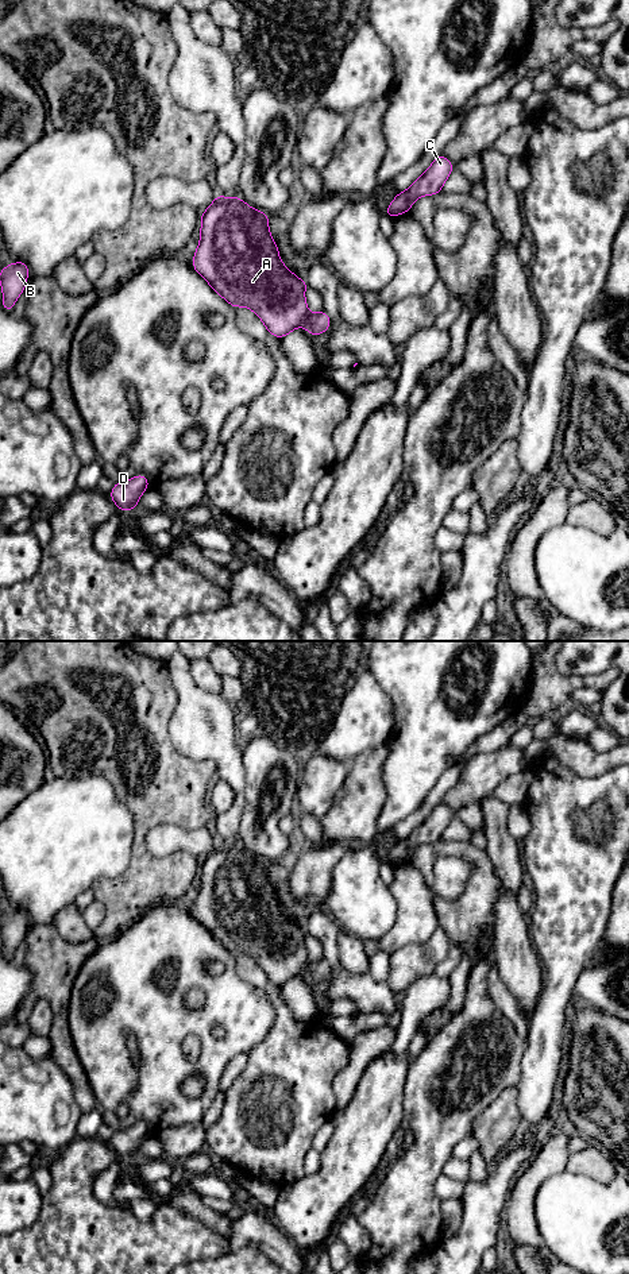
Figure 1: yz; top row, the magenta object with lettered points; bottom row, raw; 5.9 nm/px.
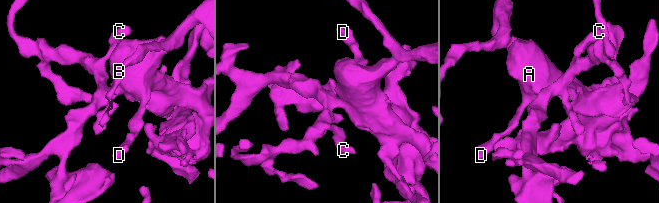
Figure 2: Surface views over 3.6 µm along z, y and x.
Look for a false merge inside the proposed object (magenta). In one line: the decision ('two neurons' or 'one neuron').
one neuron

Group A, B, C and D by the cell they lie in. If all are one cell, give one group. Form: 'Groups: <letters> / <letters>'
Groups: A B C D

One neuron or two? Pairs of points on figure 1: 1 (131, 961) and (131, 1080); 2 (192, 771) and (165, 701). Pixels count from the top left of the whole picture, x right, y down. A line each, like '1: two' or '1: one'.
1: one
2: one

